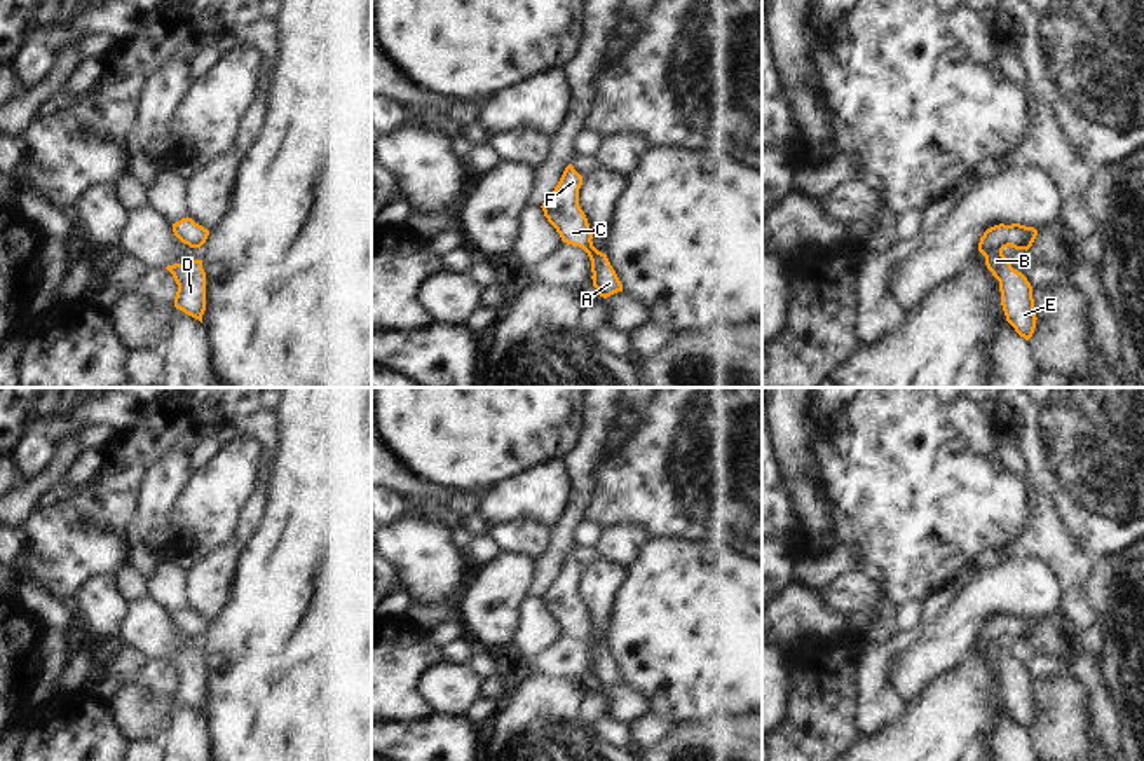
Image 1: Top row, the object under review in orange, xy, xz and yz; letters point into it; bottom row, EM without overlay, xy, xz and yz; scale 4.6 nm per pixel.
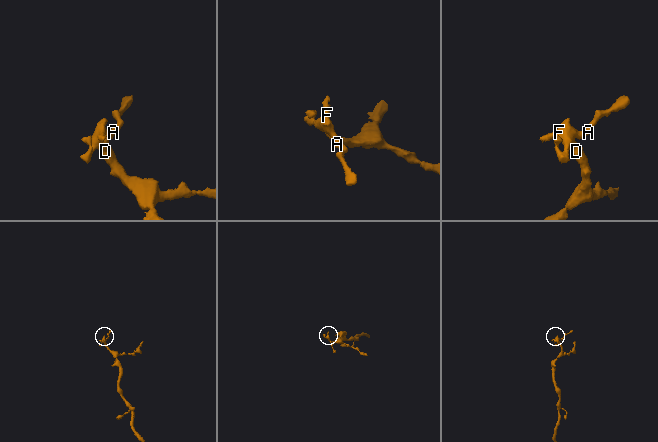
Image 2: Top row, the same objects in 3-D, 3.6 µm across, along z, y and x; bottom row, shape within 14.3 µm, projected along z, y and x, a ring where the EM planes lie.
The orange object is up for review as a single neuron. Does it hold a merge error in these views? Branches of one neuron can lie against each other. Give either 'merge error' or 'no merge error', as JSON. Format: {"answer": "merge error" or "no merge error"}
{"answer": "no merge error"}

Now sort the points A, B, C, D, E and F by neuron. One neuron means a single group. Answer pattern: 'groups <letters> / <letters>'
groups A B C D E F

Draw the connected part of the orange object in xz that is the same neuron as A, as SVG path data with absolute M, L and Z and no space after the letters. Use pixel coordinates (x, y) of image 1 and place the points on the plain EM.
M569 555L553 585L542 593L548 613L556 620L562 632L582 639L591 651L591 670L596 684L603 689L623 682L623 675L605 644L593 637L593 625L584 602L579 597L582 567Z

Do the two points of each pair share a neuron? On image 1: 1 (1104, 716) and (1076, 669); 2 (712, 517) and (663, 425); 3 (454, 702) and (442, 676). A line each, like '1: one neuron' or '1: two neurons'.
1: one neuron
2: one neuron
3: one neuron

